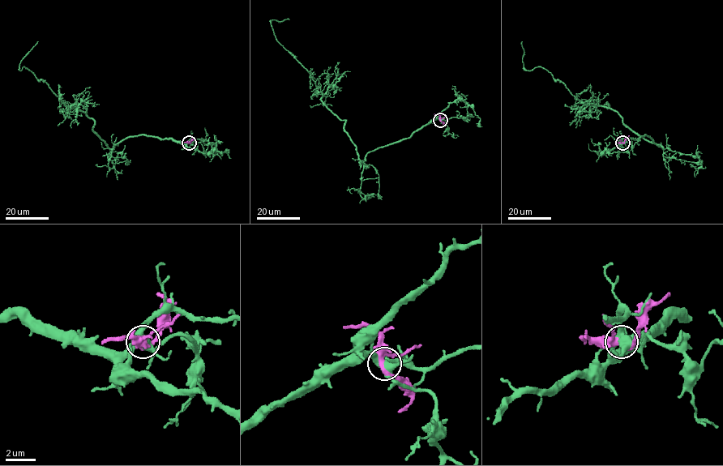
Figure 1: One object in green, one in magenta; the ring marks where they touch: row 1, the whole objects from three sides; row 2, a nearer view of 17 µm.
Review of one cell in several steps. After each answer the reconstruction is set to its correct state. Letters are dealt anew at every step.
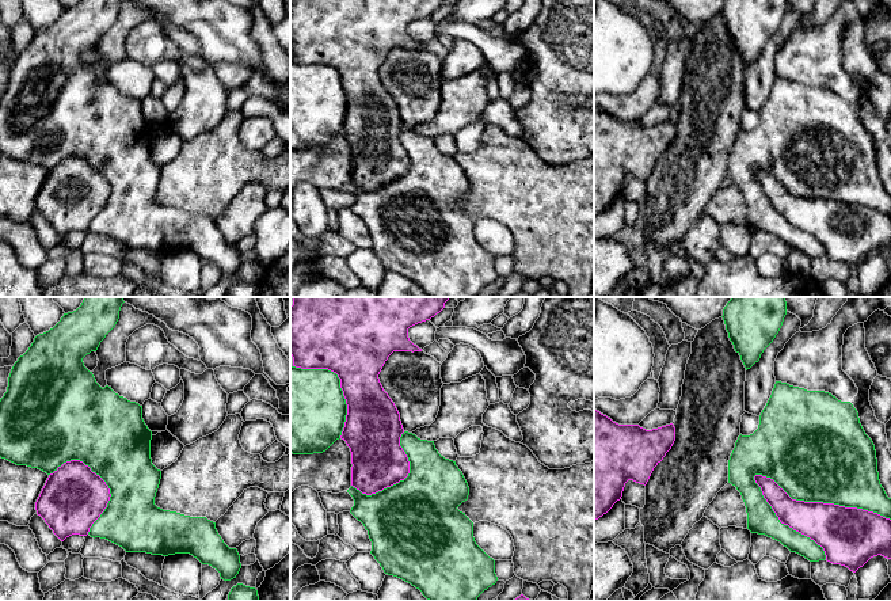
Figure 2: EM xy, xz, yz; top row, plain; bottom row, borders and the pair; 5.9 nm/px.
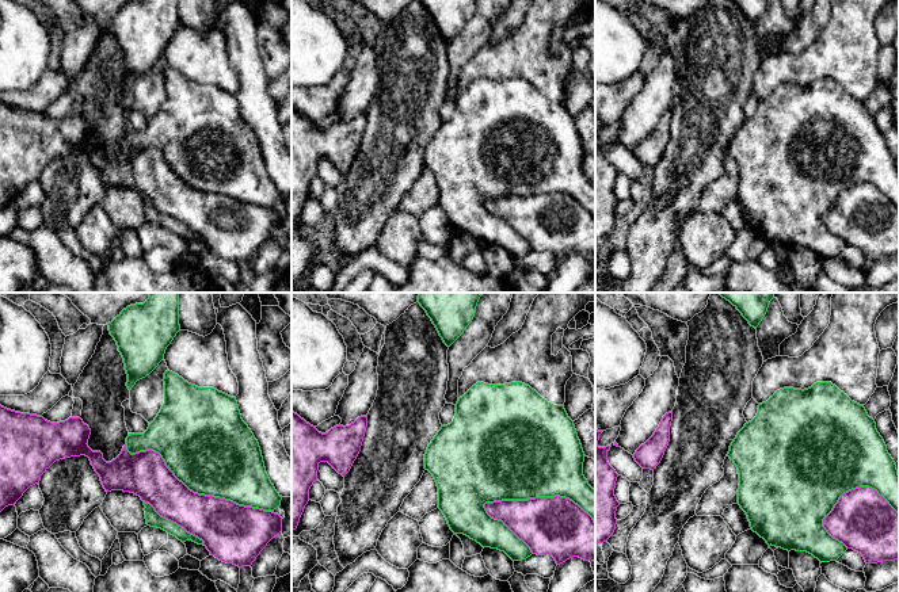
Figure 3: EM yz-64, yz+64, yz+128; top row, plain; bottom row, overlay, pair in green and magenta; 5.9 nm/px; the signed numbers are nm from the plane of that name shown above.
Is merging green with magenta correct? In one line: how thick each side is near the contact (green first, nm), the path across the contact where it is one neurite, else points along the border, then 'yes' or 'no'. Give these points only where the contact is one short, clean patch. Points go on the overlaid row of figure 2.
500/320 nm | no

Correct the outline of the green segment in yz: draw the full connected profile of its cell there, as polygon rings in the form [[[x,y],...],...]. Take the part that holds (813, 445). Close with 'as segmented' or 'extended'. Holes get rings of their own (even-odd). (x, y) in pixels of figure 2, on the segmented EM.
[[[776,381],[772,395],[759,415],[758,429],[750,435],[739,435],[728,460],[728,483],[740,492],[747,513],[747,529],[780,541],[791,552],[796,552],[810,562],[825,560],[820,545],[810,537],[780,522],[772,506],[762,495],[754,476],[773,479],[792,499],[804,502],[834,503],[877,513],[891,520],[891,498],[887,497],[879,480],[876,450],[872,440],[865,434],[857,410],[850,402],[841,402],[825,391],[807,391],[787,383]]]; as segmented

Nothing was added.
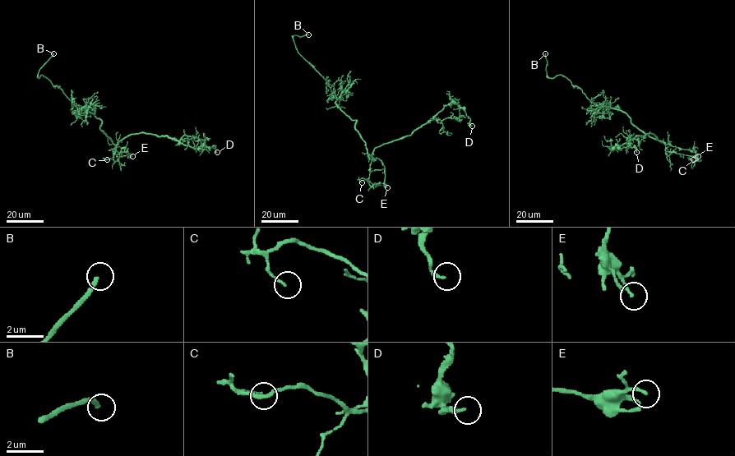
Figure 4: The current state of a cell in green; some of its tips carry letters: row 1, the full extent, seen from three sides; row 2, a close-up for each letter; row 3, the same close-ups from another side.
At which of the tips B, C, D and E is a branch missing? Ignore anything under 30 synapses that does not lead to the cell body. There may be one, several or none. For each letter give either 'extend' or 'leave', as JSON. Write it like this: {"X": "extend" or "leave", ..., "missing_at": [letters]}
{"B": "extend", "C": "leave", "D": "leave", "E": "leave", "missing_at": ["B"]}

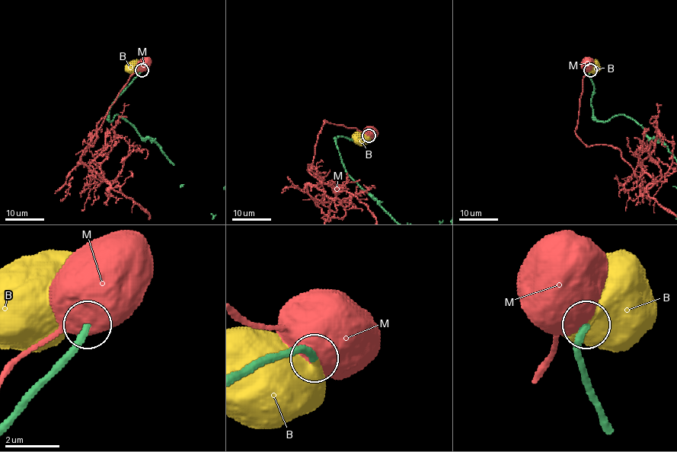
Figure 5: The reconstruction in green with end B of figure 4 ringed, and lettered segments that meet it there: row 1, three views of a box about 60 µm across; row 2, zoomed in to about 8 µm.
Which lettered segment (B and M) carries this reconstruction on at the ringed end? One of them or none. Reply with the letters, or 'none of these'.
B

